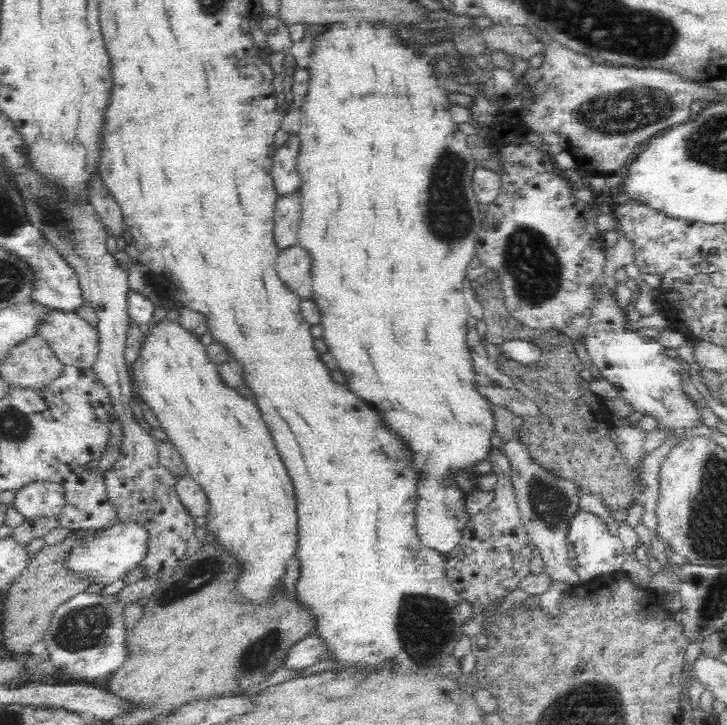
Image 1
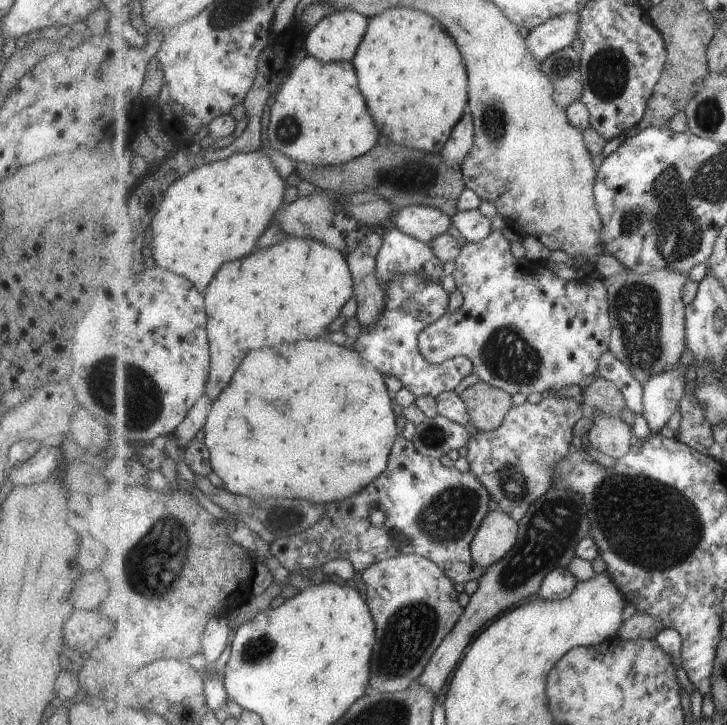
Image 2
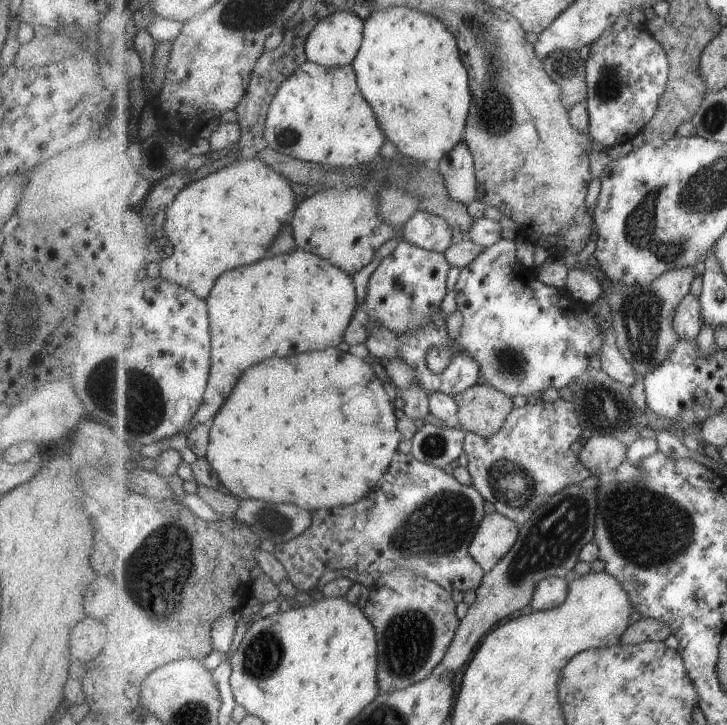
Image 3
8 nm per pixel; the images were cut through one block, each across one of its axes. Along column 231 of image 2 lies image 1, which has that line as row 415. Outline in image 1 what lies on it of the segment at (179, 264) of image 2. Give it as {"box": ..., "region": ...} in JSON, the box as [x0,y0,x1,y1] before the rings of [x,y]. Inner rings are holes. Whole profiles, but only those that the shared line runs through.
{"box":[132,311,298,604],"region":[[[170,311],[156,326],[151,323],[152,330],[142,336],[138,358],[132,363],[136,396],[152,409],[159,426],[182,456],[188,475],[207,493],[210,510],[205,517],[206,528],[243,566],[242,576],[238,578],[239,596],[260,604],[262,598],[272,594],[274,584],[286,572],[286,560],[296,552],[298,524],[294,486],[256,404],[224,384],[218,364],[210,360],[207,347],[199,343],[200,336],[188,332],[174,311]]]}

